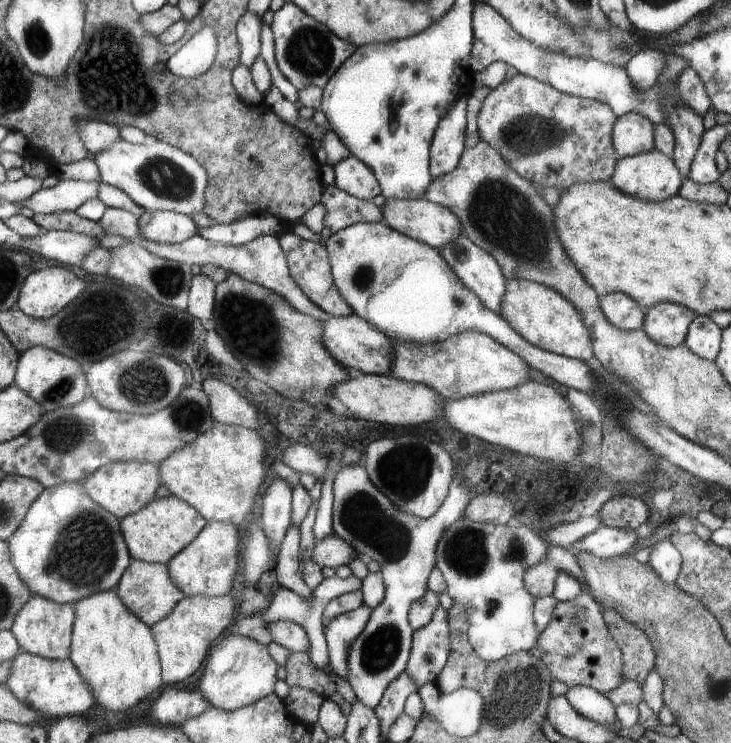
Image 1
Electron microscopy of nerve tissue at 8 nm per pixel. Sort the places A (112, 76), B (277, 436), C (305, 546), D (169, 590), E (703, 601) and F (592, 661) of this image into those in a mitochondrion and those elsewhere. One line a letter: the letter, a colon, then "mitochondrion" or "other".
A: mitochondrion
B: other
C: other
D: other
E: other
F: other

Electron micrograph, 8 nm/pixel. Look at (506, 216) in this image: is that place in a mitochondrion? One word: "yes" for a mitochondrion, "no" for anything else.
yes

